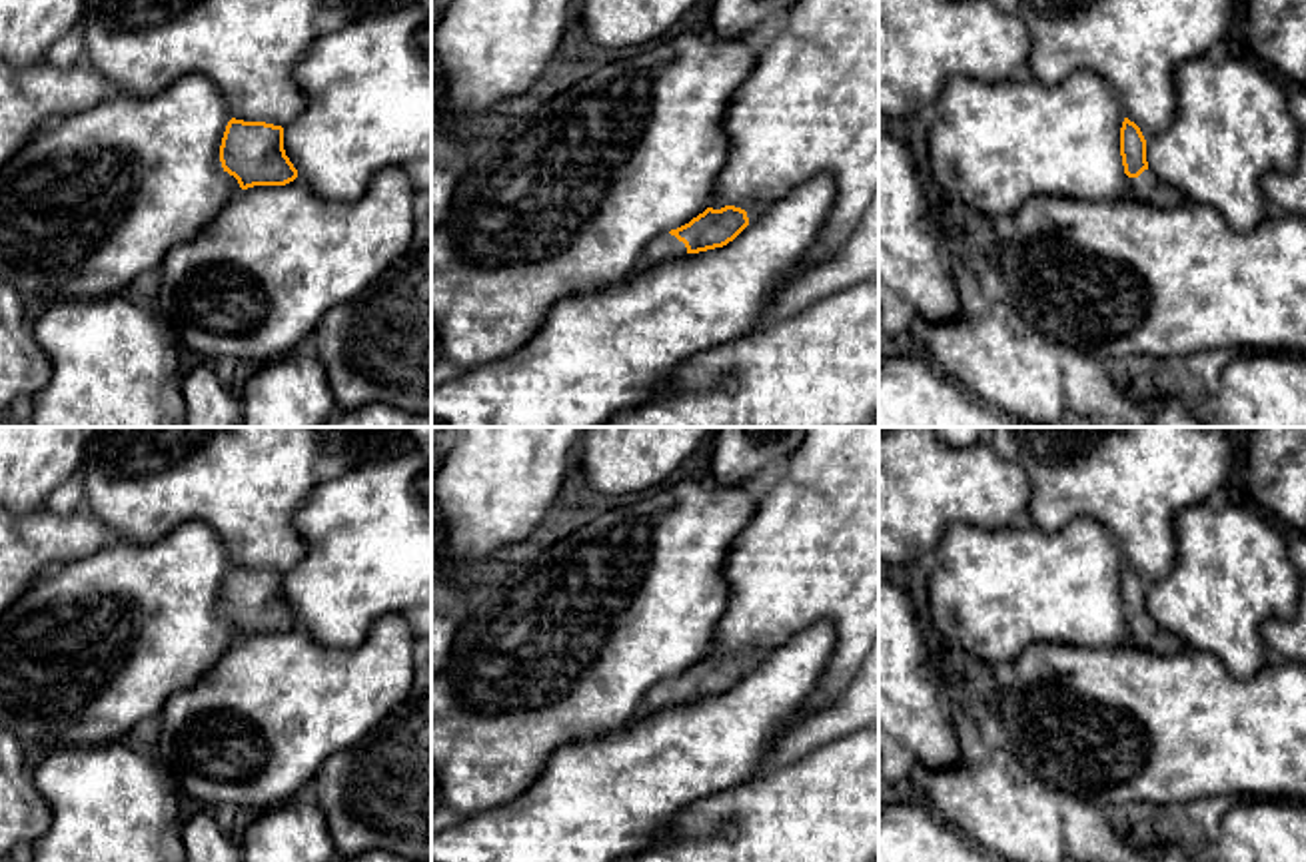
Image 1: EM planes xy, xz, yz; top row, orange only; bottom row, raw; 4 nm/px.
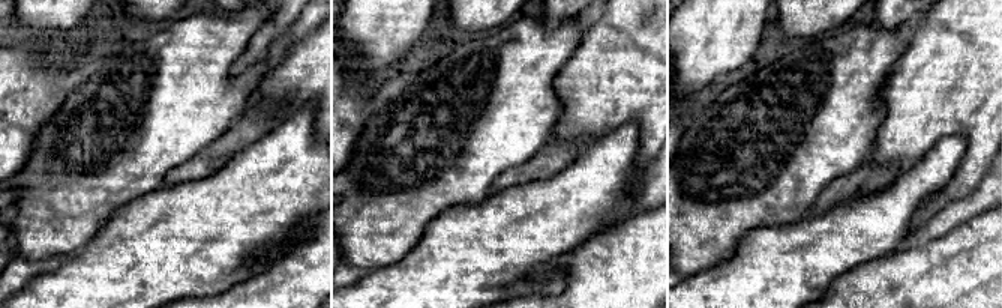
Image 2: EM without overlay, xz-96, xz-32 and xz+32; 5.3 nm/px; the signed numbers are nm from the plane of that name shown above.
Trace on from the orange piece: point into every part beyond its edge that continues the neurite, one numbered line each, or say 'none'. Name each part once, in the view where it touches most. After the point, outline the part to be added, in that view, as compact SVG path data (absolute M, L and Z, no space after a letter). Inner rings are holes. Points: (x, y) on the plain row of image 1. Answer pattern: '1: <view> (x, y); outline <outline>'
1: xz (663, 695); outline M663 680L659 684L655 684L641 700L641 704L637 706L631 724L637 724L645 718L649 718L651 714L687 702L687 694L683 688L679 688L675 682L671 680Z

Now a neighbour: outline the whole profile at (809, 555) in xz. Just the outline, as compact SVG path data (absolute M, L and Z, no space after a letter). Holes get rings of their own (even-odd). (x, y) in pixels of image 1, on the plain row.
M807 427L785 475L733 539L723 577L729 603L709 654L741 654L753 670L793 635L829 623L835 650L805 708L829 710L879 641L879 427Z

